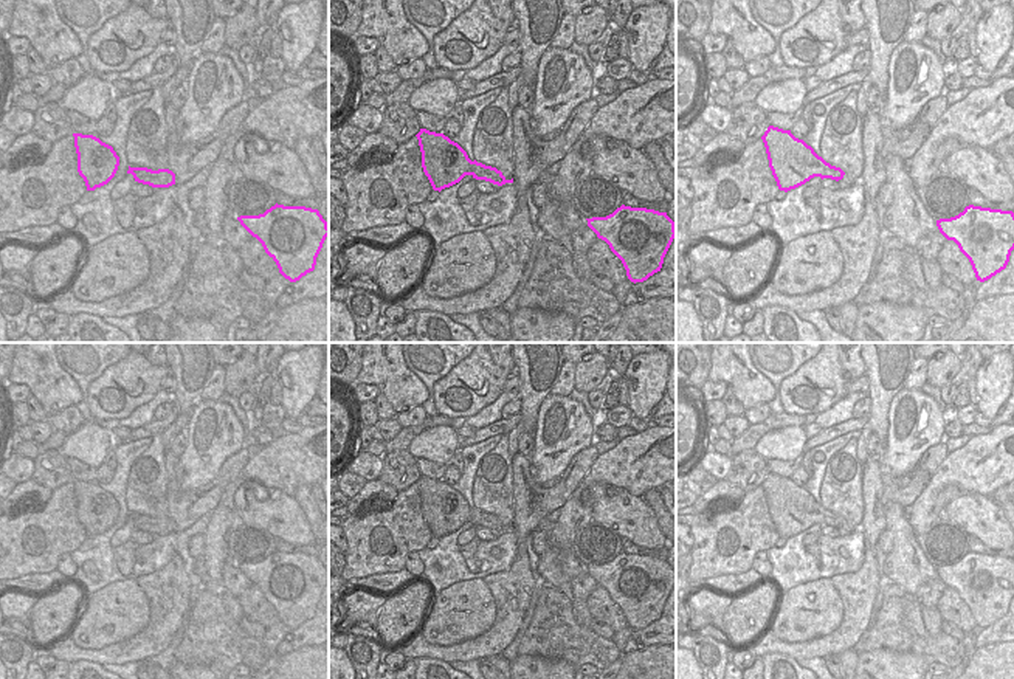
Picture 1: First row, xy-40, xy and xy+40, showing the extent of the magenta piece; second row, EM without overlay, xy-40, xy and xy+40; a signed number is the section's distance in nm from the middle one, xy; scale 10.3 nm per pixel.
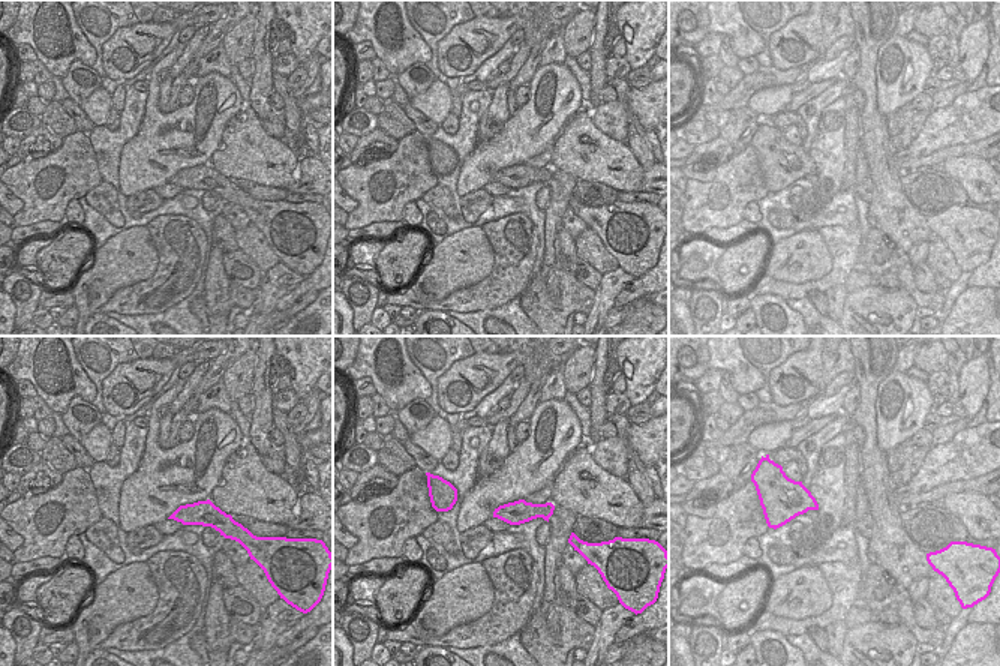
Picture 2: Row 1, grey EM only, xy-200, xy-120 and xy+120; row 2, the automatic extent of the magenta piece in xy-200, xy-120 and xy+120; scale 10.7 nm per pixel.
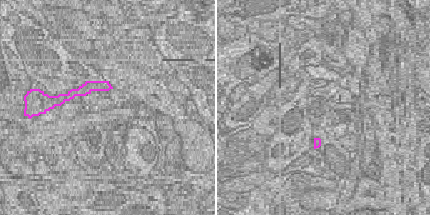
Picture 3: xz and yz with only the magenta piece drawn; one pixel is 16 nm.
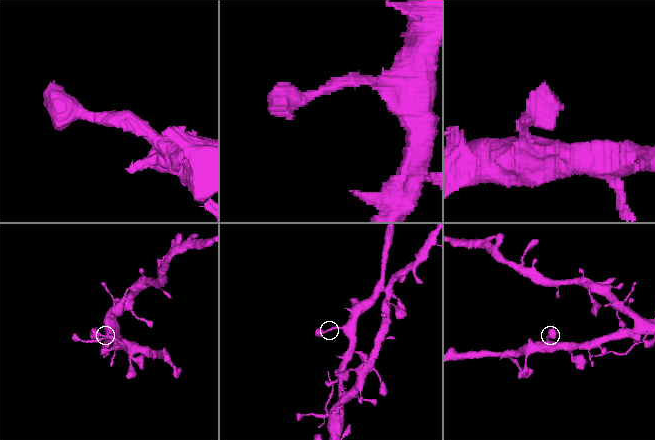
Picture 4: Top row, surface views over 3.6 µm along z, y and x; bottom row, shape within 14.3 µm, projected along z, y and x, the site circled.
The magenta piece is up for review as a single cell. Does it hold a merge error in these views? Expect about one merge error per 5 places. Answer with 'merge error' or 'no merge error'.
no merge error

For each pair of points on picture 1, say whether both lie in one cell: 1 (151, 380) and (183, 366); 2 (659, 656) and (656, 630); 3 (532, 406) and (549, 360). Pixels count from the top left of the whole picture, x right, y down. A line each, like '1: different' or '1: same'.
1: different
2: different
3: same

